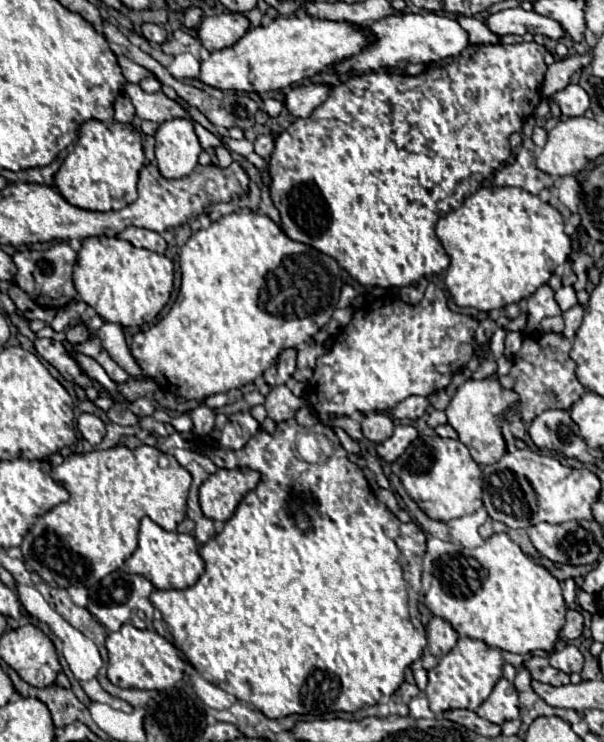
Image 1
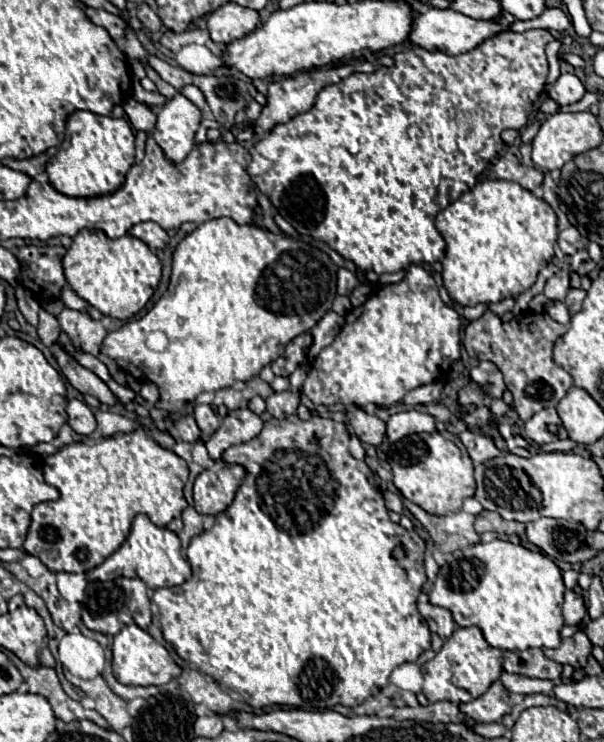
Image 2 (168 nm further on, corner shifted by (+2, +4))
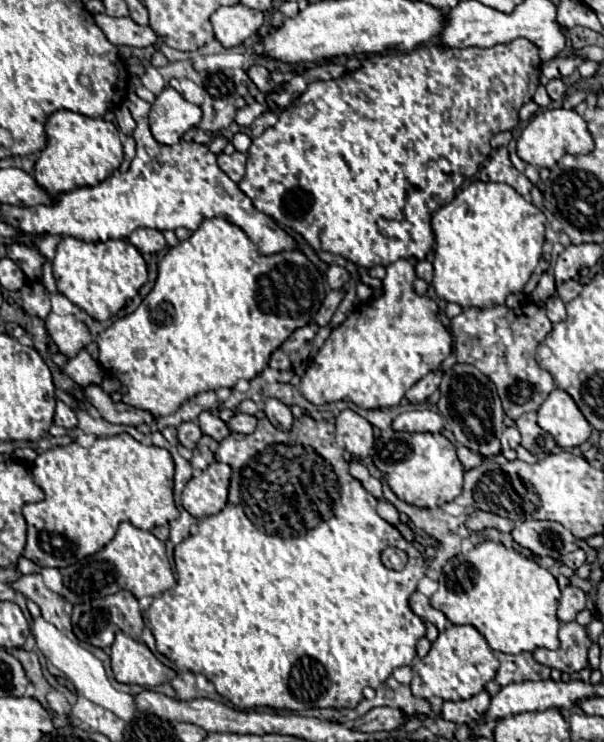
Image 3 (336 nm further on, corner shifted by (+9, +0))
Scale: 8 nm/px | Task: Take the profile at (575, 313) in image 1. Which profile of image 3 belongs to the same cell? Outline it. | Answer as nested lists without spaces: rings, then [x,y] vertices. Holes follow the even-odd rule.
[[[565,281],[565,283],[557,289],[557,293],[559,293],[559,297],[561,297],[563,303],[569,303],[569,301],[573,301],[573,299],[581,293],[581,285],[579,285],[577,281]]]

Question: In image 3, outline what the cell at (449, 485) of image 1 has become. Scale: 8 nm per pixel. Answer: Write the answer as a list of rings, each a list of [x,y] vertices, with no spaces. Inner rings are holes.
[[[393,429],[381,431],[373,463],[383,473],[391,491],[409,505],[437,509],[459,497],[463,489],[465,469],[457,459],[455,445],[441,433],[405,433]]]

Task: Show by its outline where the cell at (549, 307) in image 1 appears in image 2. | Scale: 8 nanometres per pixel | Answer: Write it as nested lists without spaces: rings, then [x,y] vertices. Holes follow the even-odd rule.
[[[554,275],[554,277],[550,277],[548,281],[546,281],[546,287],[544,287],[544,295],[548,297],[548,299],[552,299],[552,301],[564,301],[564,297],[566,297],[566,287],[562,285],[562,281]]]

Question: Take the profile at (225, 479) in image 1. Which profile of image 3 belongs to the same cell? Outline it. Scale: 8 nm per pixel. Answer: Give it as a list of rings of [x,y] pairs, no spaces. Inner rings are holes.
[[[211,463],[205,471],[197,473],[183,489],[183,507],[189,511],[193,517],[201,519],[207,515],[219,513],[227,505],[227,489],[229,489],[229,479],[231,479],[231,467],[225,463]]]

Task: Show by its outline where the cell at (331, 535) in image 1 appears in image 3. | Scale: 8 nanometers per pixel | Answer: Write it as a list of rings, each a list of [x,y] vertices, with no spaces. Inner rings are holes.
[[[307,415],[295,419],[289,431],[281,431],[269,423],[269,419],[259,419],[257,429],[251,435],[233,433],[219,443],[217,459],[221,463],[231,465],[231,487],[229,501],[225,509],[215,515],[199,521],[199,531],[175,547],[175,573],[177,583],[173,589],[157,595],[147,609],[147,617],[151,623],[151,631],[157,639],[157,651],[171,659],[179,671],[193,671],[205,675],[217,689],[217,693],[229,699],[237,709],[251,707],[273,707],[273,709],[291,709],[303,711],[311,707],[349,707],[355,709],[363,699],[363,689],[369,685],[377,689],[385,679],[393,673],[393,669],[411,665],[415,659],[415,647],[421,637],[425,637],[425,623],[409,609],[409,595],[415,591],[419,581],[425,576],[423,555],[407,543],[401,533],[387,525],[385,519],[377,515],[377,499],[365,491],[361,481],[357,481],[349,473],[349,463],[343,459],[343,449],[335,443],[333,425],[327,421],[315,421]],[[385,547],[399,547],[409,555],[407,567],[397,573],[393,569],[383,567],[381,551]]]

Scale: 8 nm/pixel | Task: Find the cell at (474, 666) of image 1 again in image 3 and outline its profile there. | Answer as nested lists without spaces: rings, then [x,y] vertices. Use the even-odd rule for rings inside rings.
[[[453,625],[439,633],[437,641],[431,645],[427,657],[421,659],[423,665],[413,665],[413,695],[419,693],[423,699],[441,697],[443,701],[469,699],[485,689],[485,683],[491,681],[499,669],[499,661],[489,649],[485,637],[473,625]]]

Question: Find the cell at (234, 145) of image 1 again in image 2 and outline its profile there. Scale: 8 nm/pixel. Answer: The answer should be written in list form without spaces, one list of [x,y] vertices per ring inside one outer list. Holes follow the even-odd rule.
[[[186,85],[181,90],[182,95],[192,101],[199,109],[206,104],[202,92],[194,85]]]

